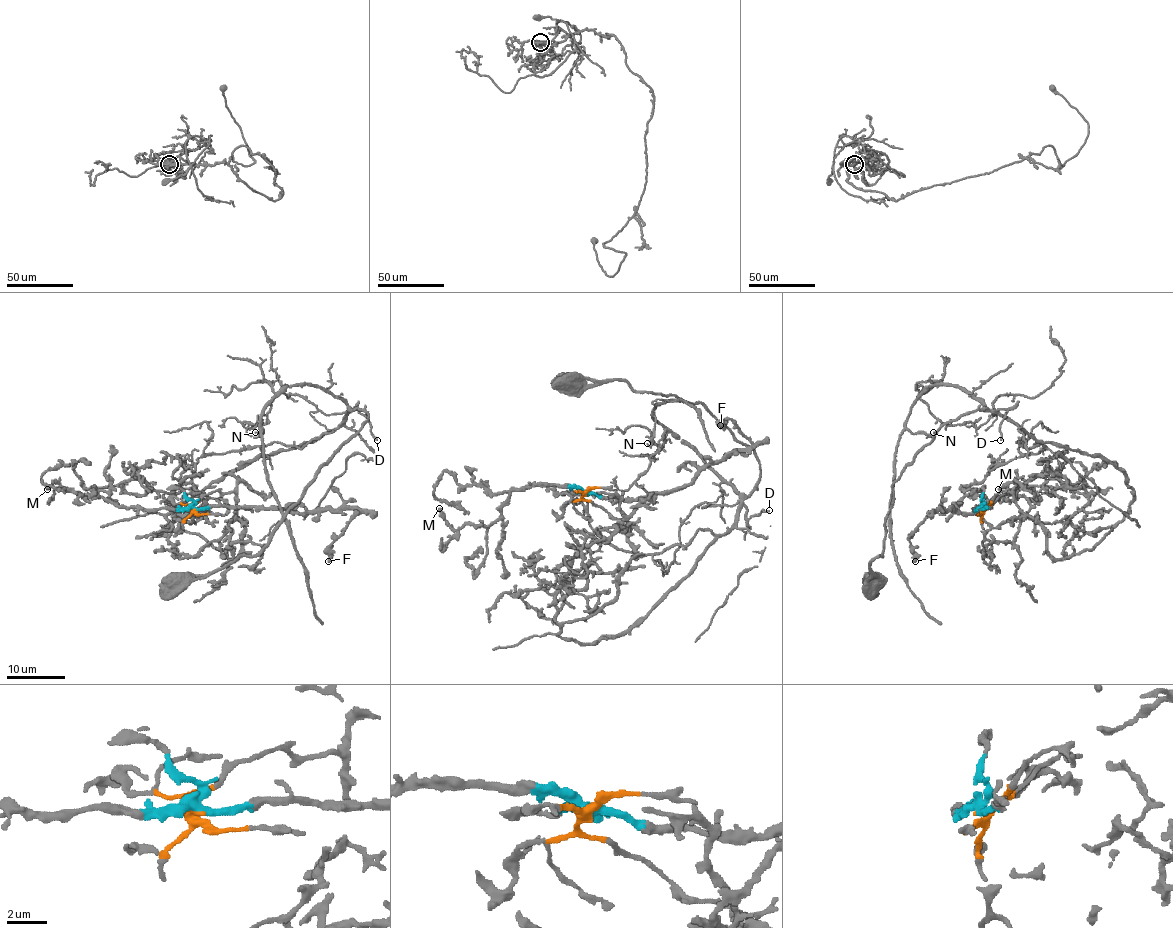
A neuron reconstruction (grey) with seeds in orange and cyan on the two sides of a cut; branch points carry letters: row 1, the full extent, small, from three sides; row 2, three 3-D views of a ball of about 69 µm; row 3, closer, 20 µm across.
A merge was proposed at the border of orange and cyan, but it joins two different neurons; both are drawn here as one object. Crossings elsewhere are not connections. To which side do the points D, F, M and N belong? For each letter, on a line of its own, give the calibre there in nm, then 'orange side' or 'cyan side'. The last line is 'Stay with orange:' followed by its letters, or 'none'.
D: 190 nm thick; orange side
F: 480 nm thick; cyan side
M: 280 nm thick; cyan side
N: 120 nm thick; orange side
Stay with orange: D, N

